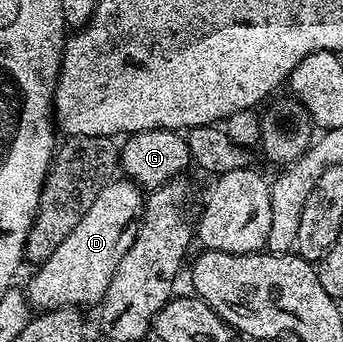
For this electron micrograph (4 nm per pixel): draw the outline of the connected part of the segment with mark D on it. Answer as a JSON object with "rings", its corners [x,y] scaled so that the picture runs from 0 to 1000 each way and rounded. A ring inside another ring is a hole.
{"rings":[[[370,518],[329,520],[274,576],[274,599],[251,611],[251,635],[216,658],[204,693],[146,740],[131,769],[102,784],[105,807],[76,836],[76,871],[96,901],[152,909],[163,898],[245,904],[254,886],[289,889],[321,833],[321,810],[344,787],[344,763],[367,751],[367,728],[391,716],[397,661],[420,617],[411,550]]]}

